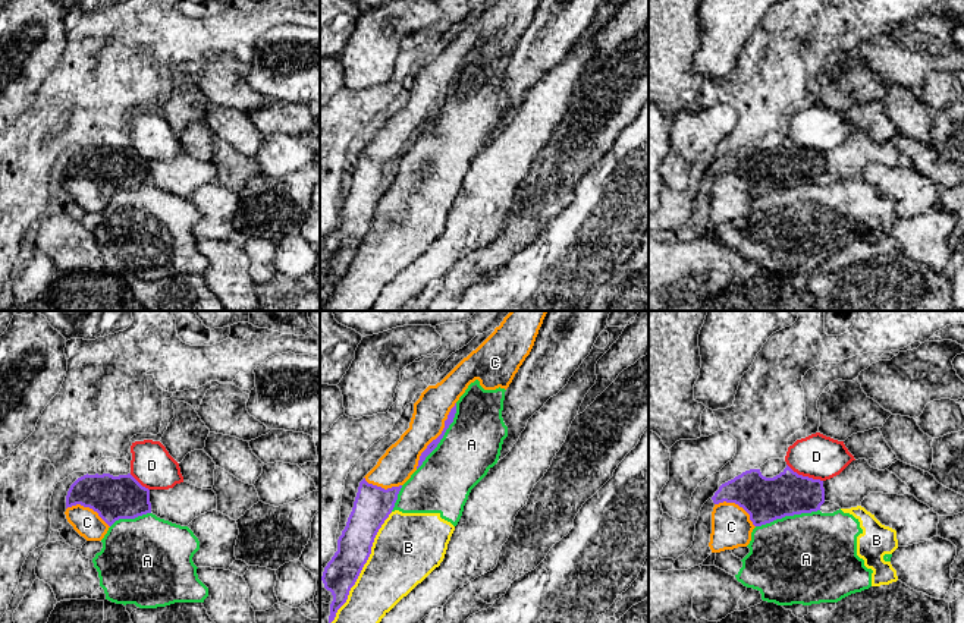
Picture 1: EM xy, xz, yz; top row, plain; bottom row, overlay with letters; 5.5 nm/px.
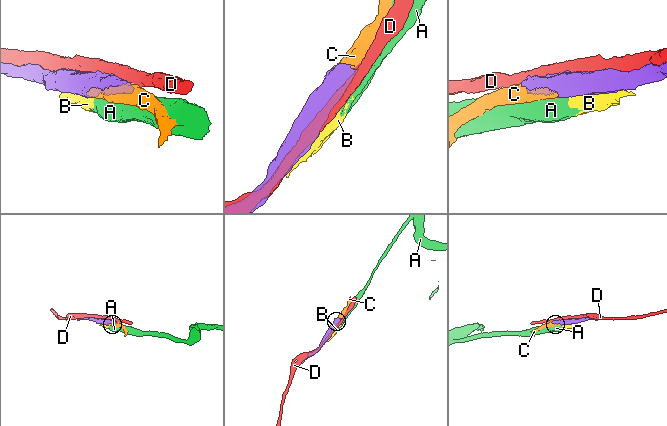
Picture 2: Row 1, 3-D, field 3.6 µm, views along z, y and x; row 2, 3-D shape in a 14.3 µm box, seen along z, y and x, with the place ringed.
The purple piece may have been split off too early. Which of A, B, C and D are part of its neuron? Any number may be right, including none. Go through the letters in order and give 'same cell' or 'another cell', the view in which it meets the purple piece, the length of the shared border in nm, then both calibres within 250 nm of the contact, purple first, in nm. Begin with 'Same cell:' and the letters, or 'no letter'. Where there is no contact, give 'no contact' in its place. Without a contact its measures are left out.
Same cell: C
A: another cell; contact in xz; length 420 nm; calibres 50 and 320 nm
B: another cell; contact in xz; length 700 nm; calibres 190 and 360 nm
C: same cell; contact in xz; length 420 nm; calibres 50 and 190 nm
D: another cell; contact in yz; length 220 nm; calibres 240 and 240 nm

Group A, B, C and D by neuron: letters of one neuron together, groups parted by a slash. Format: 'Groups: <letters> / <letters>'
Groups: A B / C / D

